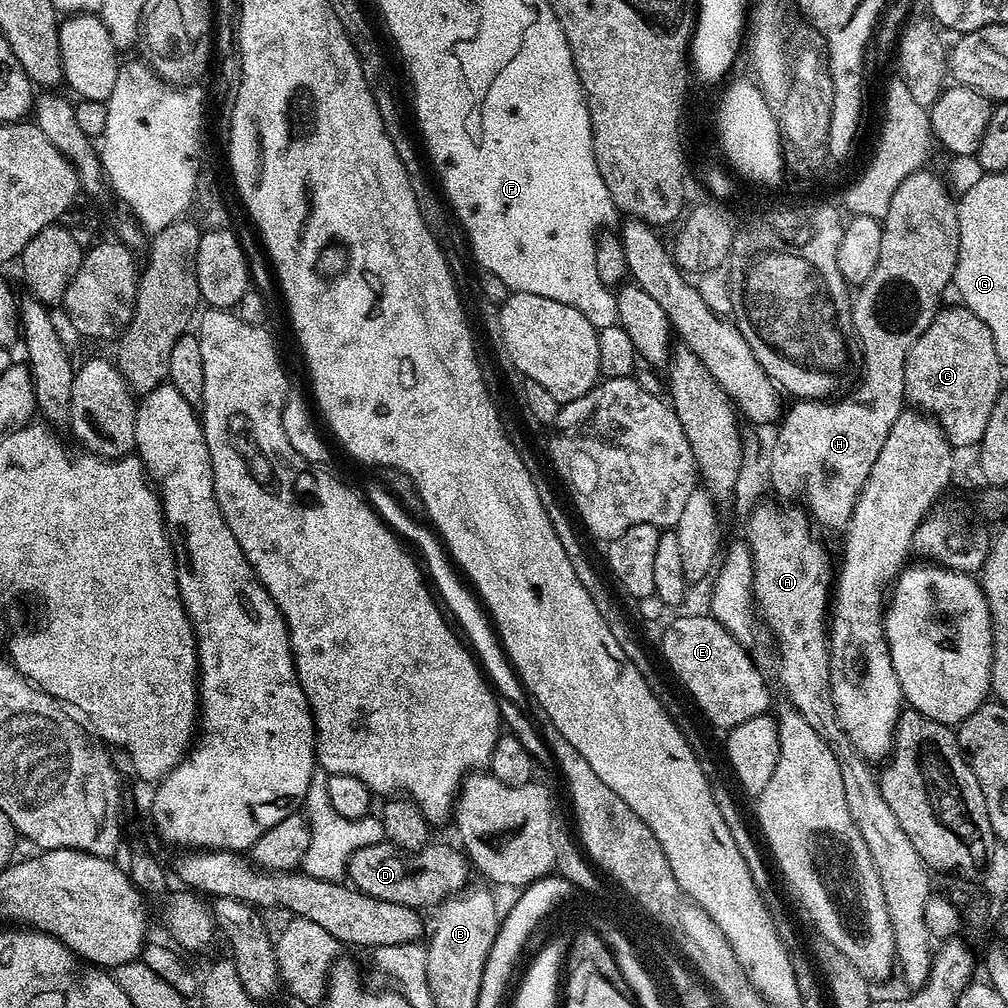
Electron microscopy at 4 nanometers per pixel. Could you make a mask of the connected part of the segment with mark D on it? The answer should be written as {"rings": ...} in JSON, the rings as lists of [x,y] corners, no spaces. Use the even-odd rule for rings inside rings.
{"rings":[[[381,842],[354,850],[346,867],[346,880],[351,887],[370,898],[425,910],[443,904],[448,897],[461,891],[469,883],[468,872],[470,861],[463,851],[456,849],[455,852],[444,844],[430,842],[421,852],[401,852],[393,844]]]}

